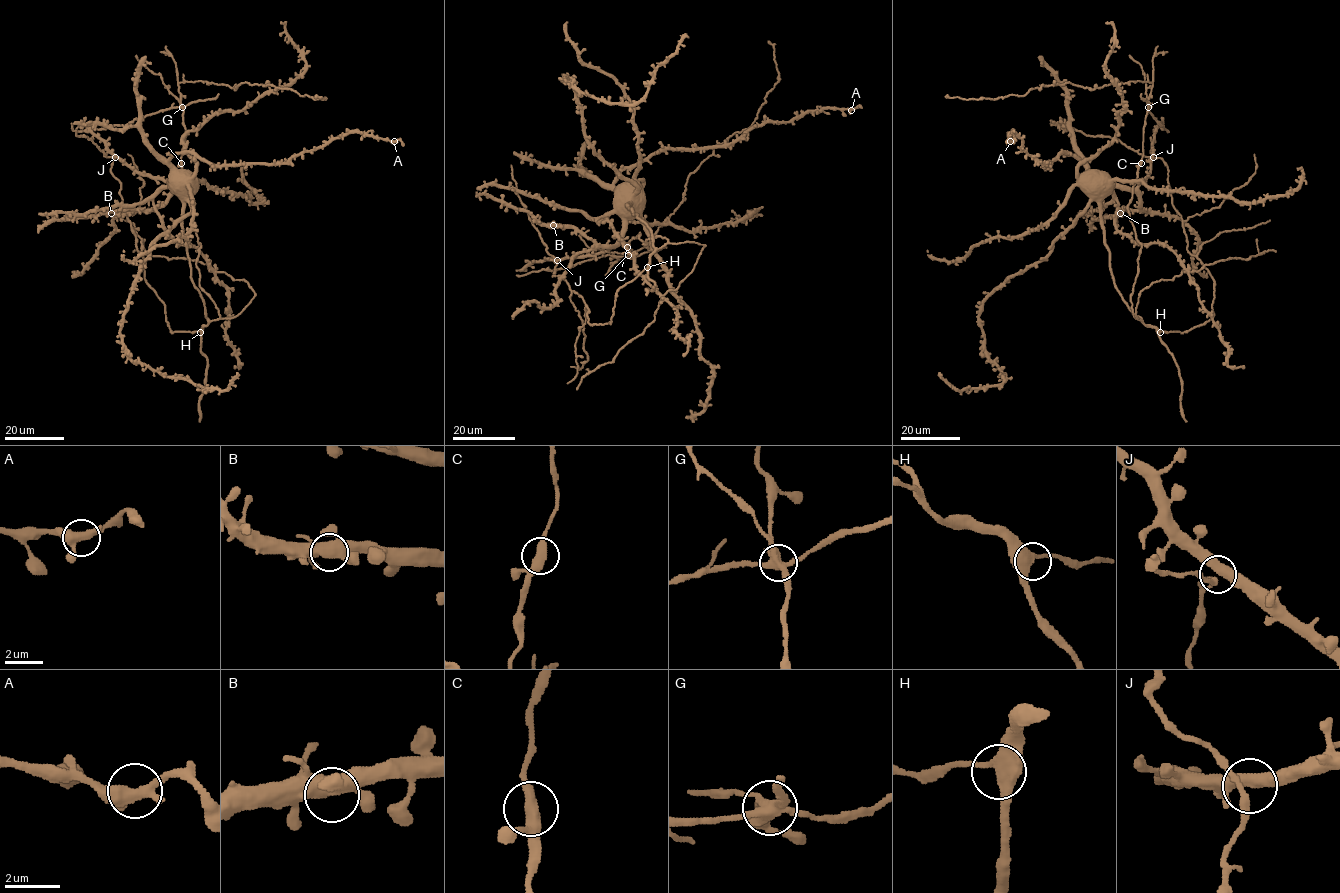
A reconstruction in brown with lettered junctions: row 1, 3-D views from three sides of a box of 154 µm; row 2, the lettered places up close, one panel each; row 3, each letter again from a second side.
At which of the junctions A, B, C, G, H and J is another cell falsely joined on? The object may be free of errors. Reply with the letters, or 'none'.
G

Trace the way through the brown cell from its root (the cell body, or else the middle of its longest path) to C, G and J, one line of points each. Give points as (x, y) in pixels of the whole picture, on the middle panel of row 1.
C: (624, 189), (653, 245), (668, 240), (648, 238), (647, 248), (639, 233), (627, 247)
G: (624, 189), (653, 245), (668, 240), (648, 238), (647, 248), (639, 233), (628, 255)
J: (624, 189), (621, 186), (614, 193), (615, 209), (622, 219), (620, 240), (603, 252), (557, 260)

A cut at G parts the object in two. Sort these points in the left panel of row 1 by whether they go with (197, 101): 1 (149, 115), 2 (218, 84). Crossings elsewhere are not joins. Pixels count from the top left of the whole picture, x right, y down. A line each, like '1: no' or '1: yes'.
1: yes
2: no

